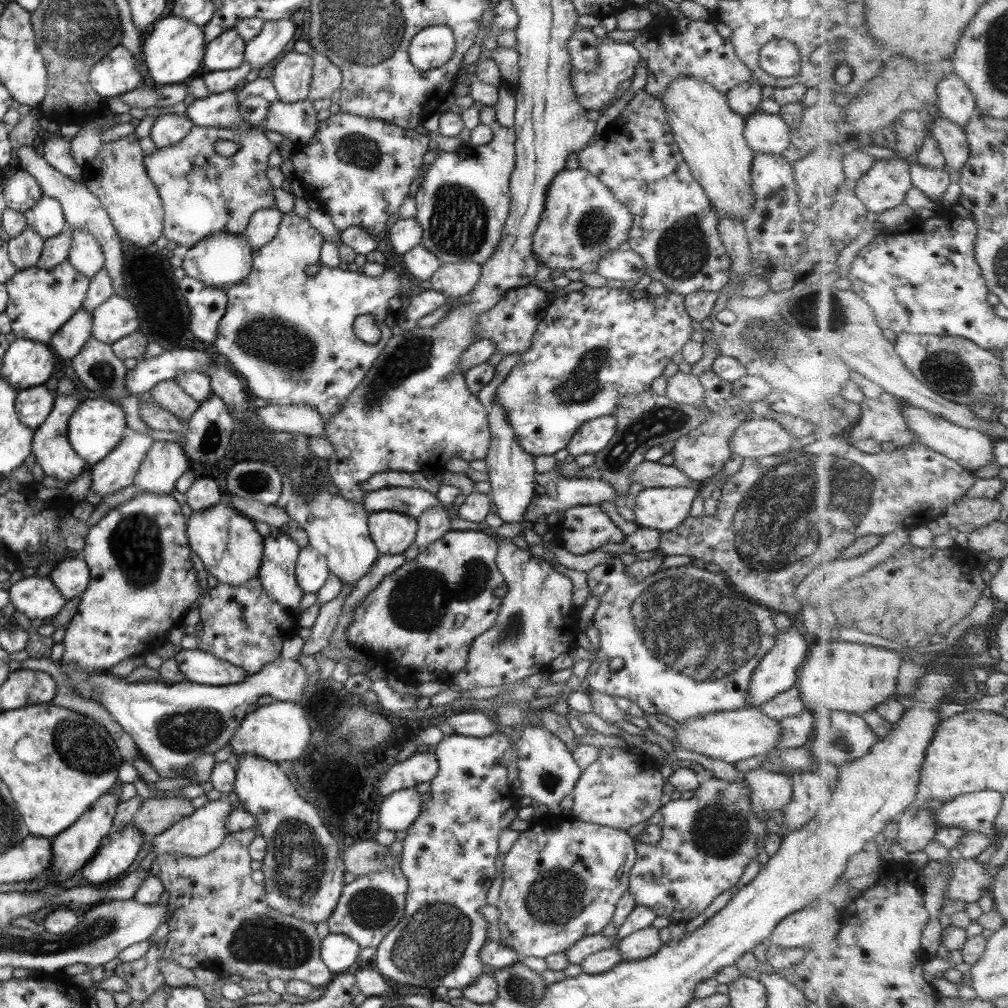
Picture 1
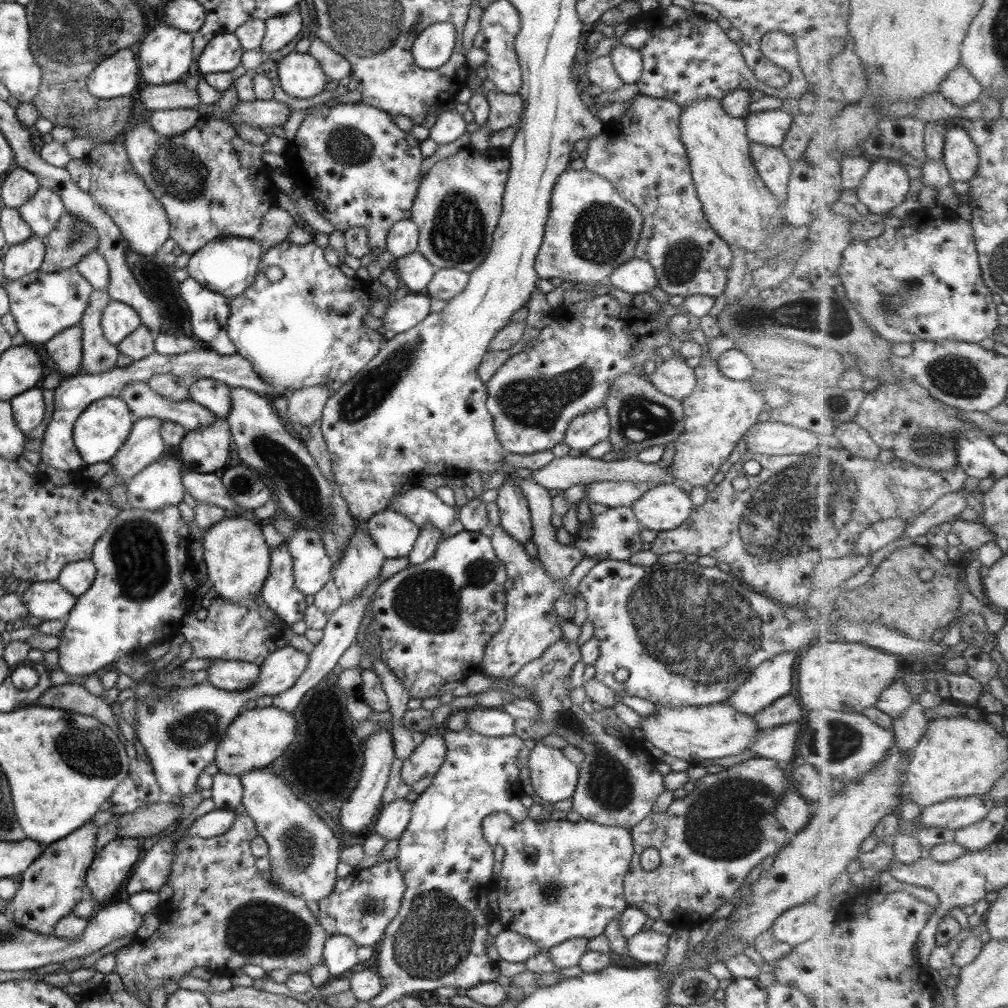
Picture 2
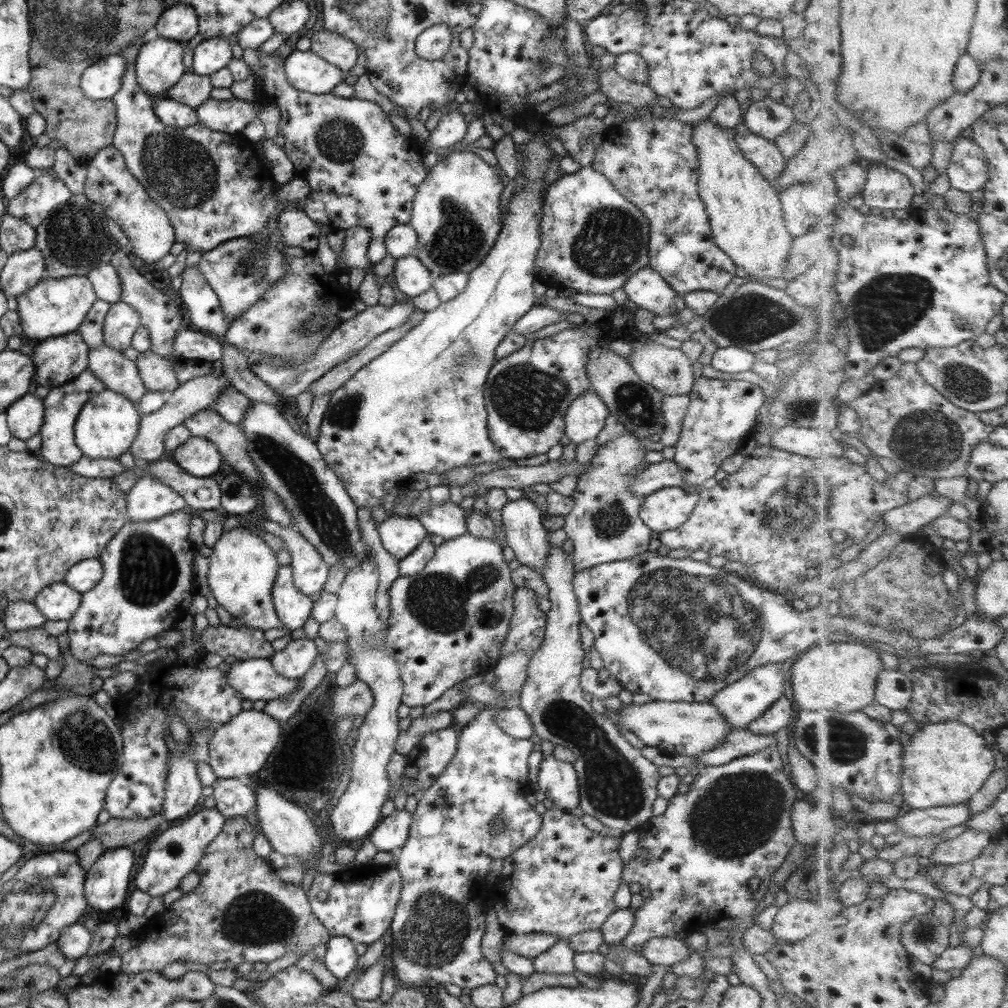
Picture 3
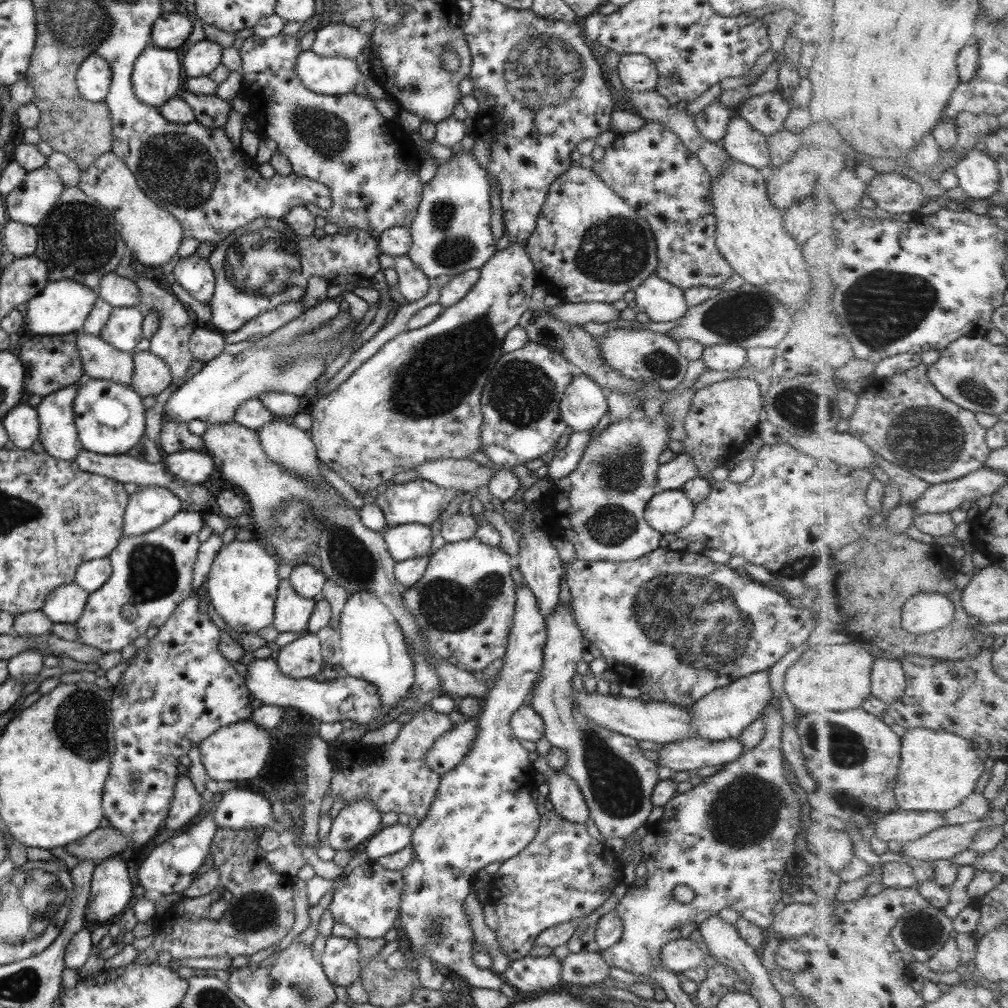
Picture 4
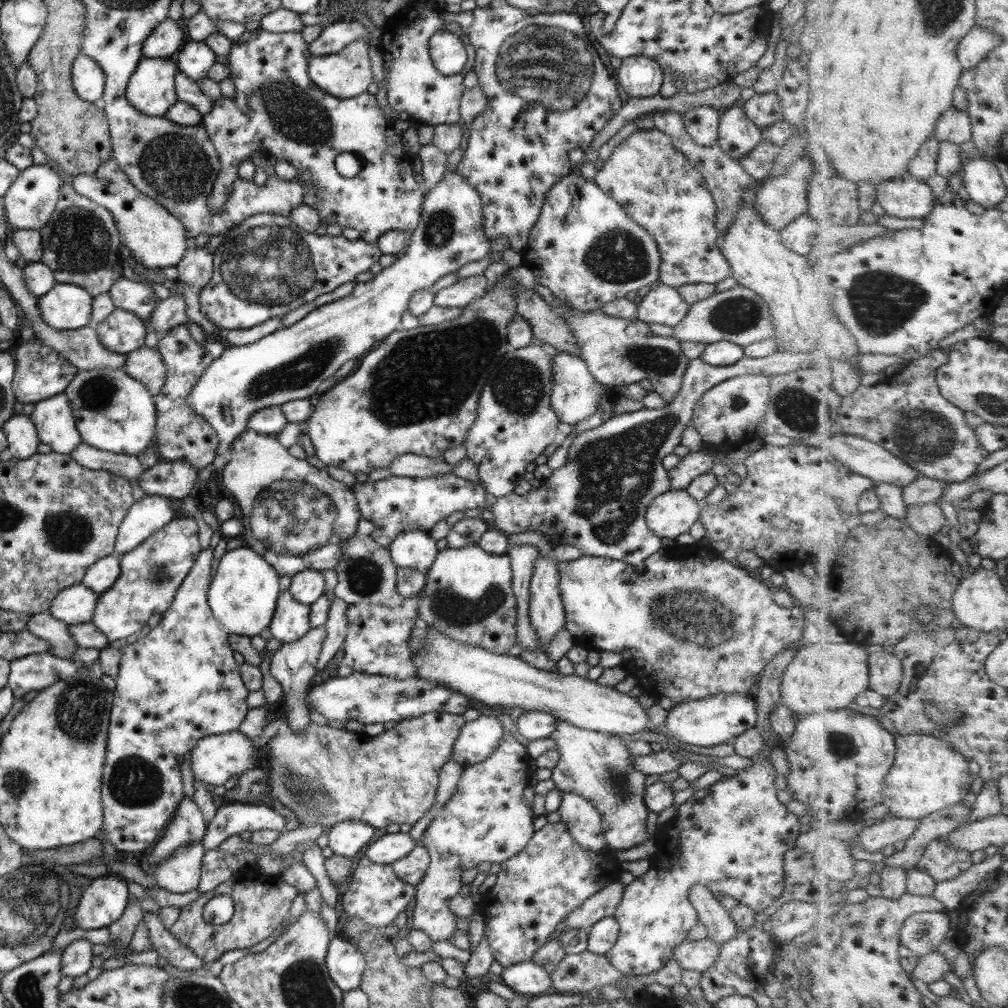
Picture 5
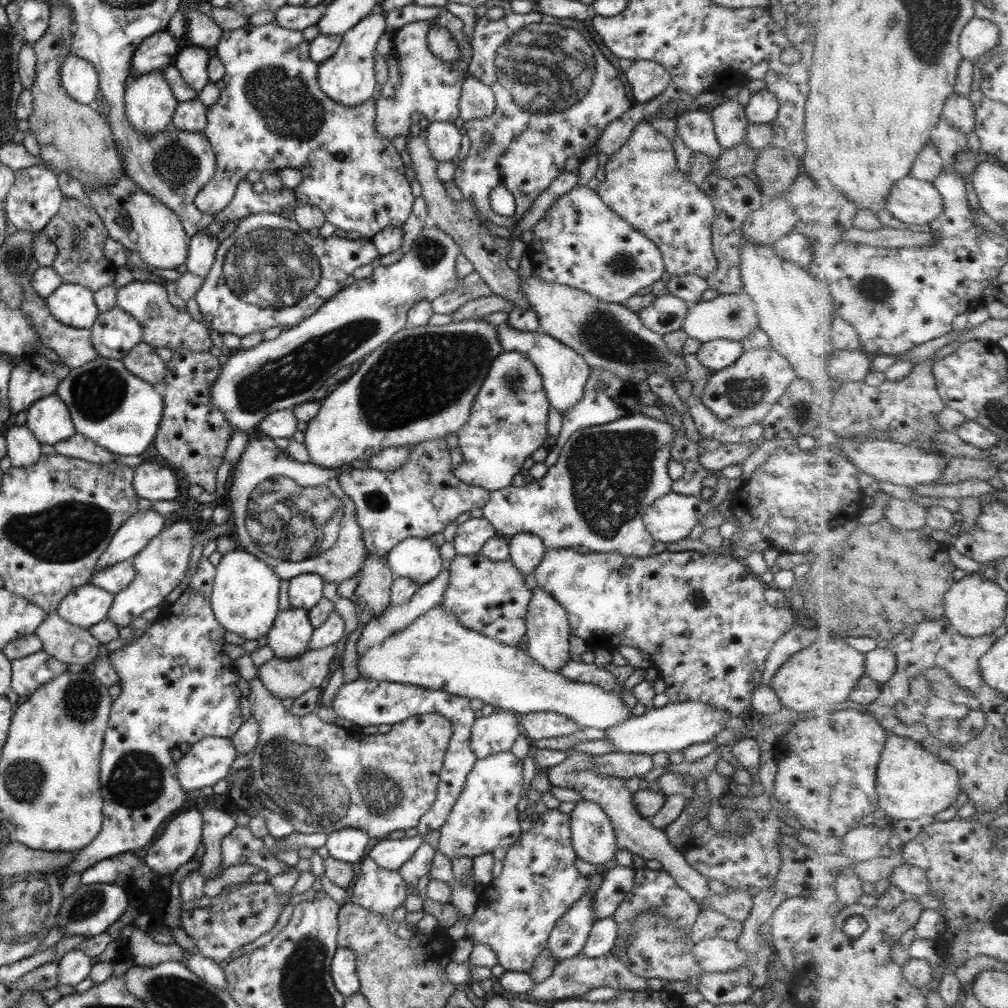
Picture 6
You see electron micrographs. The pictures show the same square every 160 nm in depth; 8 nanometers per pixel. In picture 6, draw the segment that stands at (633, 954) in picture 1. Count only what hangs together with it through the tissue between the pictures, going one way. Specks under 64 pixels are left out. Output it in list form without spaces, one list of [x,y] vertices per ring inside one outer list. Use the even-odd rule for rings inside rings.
[[[713,937],[696,942],[690,950],[703,973],[727,973],[741,966],[750,954],[739,950],[734,941]]]

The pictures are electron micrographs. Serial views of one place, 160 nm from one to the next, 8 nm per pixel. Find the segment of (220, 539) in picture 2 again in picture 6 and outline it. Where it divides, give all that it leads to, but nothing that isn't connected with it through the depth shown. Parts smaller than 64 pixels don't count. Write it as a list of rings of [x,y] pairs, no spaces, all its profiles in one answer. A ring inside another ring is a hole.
[[[241,548],[221,555],[212,582],[210,605],[215,621],[228,633],[243,640],[266,635],[277,616],[277,592],[280,578],[273,569]]]

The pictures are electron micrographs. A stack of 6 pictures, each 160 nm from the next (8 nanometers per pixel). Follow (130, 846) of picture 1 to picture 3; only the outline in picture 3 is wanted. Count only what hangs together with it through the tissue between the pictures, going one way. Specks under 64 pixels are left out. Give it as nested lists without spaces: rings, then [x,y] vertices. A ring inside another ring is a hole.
[[[127,847],[112,848],[103,851],[97,860],[85,871],[83,895],[87,905],[91,906],[94,918],[104,913],[118,911],[125,905],[129,874],[133,868],[133,852]]]

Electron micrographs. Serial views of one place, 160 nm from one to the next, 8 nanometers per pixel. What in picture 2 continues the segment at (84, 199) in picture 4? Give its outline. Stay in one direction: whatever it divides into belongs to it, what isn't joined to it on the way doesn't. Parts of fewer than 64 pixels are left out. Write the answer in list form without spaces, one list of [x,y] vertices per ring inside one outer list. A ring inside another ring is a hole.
[[[67,211],[41,239],[44,255],[38,271],[47,274],[73,268],[83,255],[96,250],[98,241],[92,226]]]

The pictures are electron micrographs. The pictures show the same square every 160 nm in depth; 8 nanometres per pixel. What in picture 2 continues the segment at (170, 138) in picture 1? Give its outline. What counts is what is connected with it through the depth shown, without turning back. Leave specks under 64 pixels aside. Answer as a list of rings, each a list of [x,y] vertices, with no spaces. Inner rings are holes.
[[[165,109],[152,111],[148,125],[153,132],[168,138],[184,134],[193,125],[200,123],[200,114],[193,109]]]

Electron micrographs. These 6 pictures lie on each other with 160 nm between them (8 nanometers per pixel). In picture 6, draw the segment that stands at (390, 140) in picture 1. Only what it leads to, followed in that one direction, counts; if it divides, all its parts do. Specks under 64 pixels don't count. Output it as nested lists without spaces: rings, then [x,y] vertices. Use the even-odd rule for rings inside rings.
[[[274,21],[263,25],[253,26],[246,23],[238,29],[231,31],[223,30],[220,39],[214,46],[216,57],[223,63],[224,75],[222,81],[224,87],[220,89],[220,95],[215,104],[206,107],[206,123],[202,133],[206,136],[210,148],[215,154],[216,168],[213,177],[201,188],[201,191],[195,196],[194,206],[199,212],[205,215],[215,215],[227,205],[235,192],[235,186],[240,180],[246,178],[249,171],[275,171],[291,168],[297,169],[305,177],[301,187],[294,192],[294,198],[300,205],[309,204],[317,207],[325,215],[324,220],[333,224],[339,230],[345,232],[357,232],[362,239],[370,239],[376,232],[383,230],[385,227],[400,227],[410,216],[414,198],[410,192],[410,183],[405,178],[406,168],[400,160],[400,154],[397,154],[395,148],[389,140],[377,136],[375,132],[375,101],[369,97],[364,103],[356,104],[354,107],[343,106],[325,96],[319,88],[316,79],[317,63],[313,62],[308,55],[308,41],[299,30],[289,30],[277,26]]]

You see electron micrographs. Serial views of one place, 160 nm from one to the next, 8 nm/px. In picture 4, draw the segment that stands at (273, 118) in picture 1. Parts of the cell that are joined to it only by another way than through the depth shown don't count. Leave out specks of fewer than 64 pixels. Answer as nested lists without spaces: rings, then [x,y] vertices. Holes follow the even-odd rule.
[[[181,86],[177,92],[193,111],[194,120],[207,129],[223,128],[227,122],[227,114],[231,110],[230,104],[213,95],[195,95],[187,92]]]

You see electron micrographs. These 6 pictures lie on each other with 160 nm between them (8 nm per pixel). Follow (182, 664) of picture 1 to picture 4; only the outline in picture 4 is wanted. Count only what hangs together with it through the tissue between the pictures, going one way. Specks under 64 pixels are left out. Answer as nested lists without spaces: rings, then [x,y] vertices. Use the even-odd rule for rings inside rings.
[[[269,657],[262,660],[254,659],[251,664],[245,664],[245,670],[245,687],[253,699],[259,700],[262,705],[297,708],[320,722],[352,720],[353,723],[365,725],[374,719],[380,707],[375,687],[351,676],[345,675],[326,682],[316,682],[311,677],[293,680],[283,676],[276,666],[276,660]]]

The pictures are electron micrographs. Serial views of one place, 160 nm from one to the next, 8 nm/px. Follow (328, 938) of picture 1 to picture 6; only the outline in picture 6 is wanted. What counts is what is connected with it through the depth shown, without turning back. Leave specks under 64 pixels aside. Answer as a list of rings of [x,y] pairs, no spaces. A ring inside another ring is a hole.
[[[337,947],[330,962],[330,977],[334,987],[345,998],[359,990],[356,956],[349,948]]]

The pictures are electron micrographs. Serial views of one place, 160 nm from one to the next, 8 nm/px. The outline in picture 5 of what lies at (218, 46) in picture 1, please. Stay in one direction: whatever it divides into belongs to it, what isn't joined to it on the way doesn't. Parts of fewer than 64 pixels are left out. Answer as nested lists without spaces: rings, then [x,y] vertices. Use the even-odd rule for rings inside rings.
[[[203,41],[184,43],[172,58],[178,68],[189,80],[197,82],[207,76],[209,68],[215,63],[216,54]]]

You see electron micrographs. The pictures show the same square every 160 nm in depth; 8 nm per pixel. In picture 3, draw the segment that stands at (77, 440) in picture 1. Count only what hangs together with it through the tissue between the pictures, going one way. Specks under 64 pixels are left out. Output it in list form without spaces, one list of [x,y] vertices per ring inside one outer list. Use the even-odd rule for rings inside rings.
[[[103,389],[81,406],[74,424],[74,441],[87,458],[117,458],[135,438],[140,417],[134,403],[120,393]]]

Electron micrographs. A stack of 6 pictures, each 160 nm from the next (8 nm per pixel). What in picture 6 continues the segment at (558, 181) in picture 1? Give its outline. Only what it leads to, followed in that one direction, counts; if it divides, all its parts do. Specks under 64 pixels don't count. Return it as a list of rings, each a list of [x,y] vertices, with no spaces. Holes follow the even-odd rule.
[[[575,185],[569,192],[559,196],[530,230],[532,236],[525,246],[525,254],[533,275],[547,283],[576,288],[601,302],[623,304],[639,288],[652,286],[660,280],[665,271],[661,253],[653,242],[611,212],[596,192],[585,185]]]

